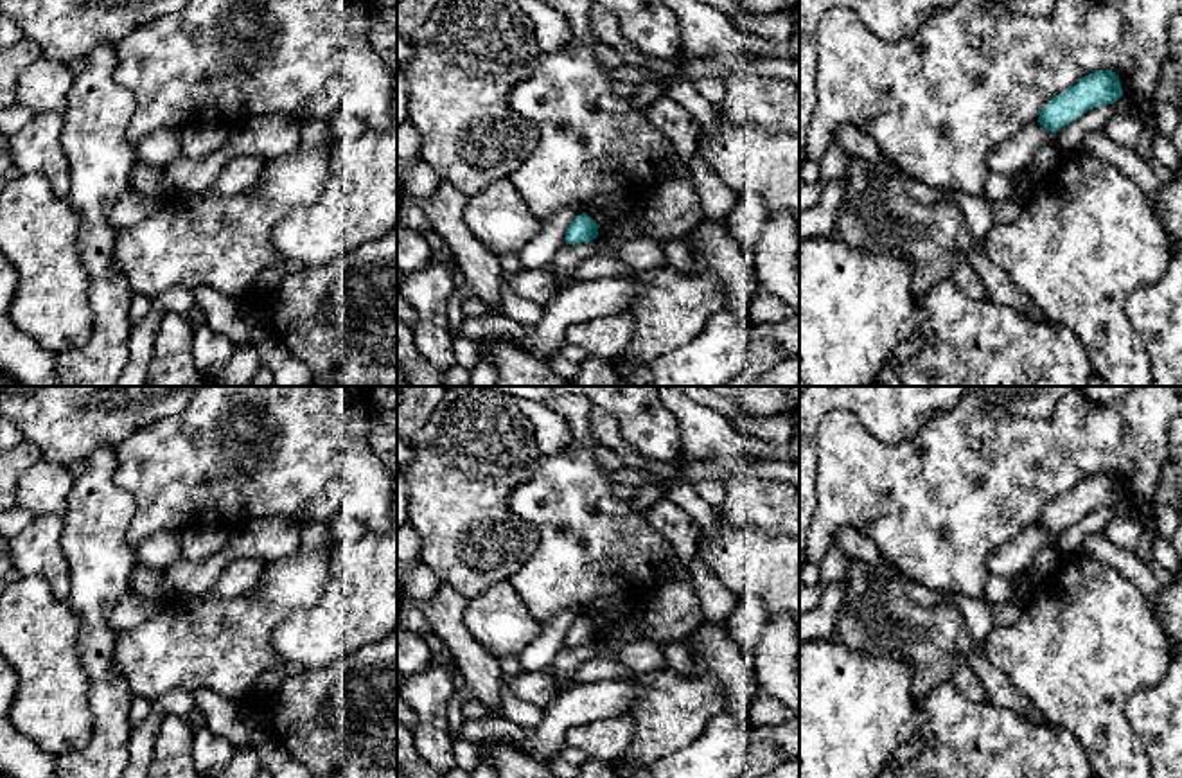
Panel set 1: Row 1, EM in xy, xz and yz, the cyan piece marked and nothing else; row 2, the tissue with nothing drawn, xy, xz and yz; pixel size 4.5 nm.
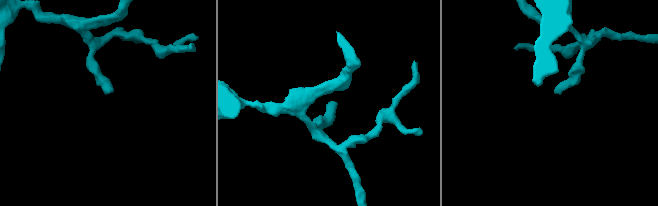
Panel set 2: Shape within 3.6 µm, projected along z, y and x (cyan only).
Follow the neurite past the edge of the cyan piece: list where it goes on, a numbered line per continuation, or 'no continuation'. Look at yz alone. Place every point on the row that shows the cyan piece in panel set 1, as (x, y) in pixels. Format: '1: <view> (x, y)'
no continuation

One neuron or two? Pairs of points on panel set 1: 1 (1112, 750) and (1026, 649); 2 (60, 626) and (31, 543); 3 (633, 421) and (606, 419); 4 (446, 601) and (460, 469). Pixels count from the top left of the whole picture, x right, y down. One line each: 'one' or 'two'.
1: one
2: two
3: two
4: two

